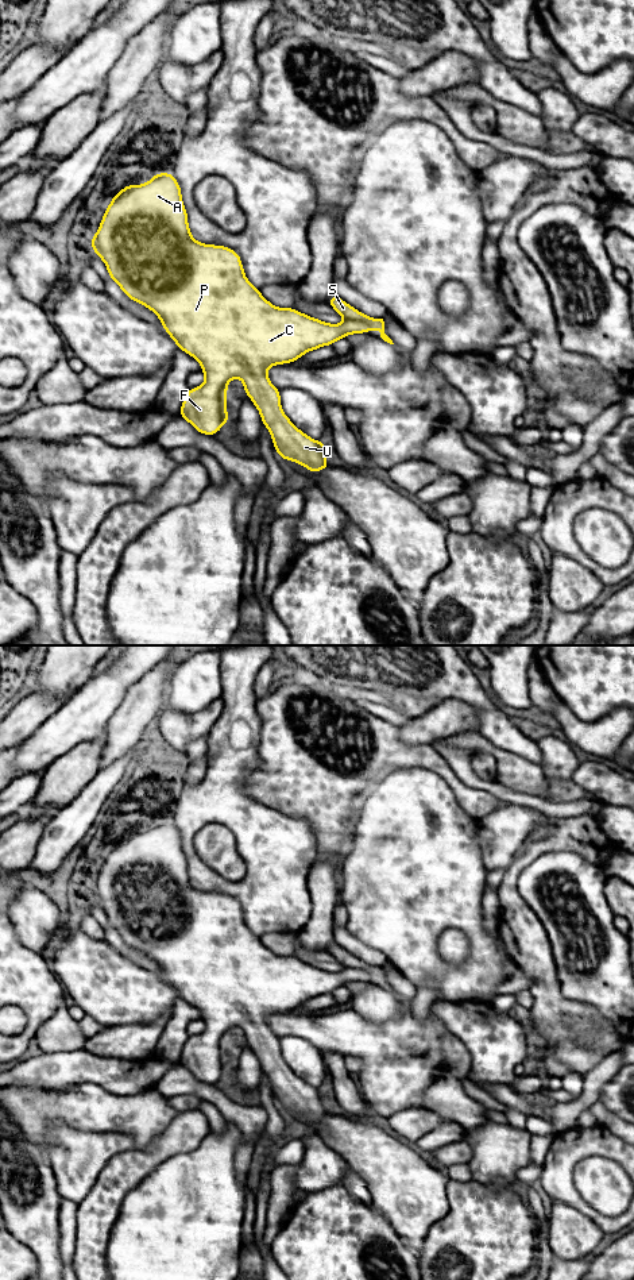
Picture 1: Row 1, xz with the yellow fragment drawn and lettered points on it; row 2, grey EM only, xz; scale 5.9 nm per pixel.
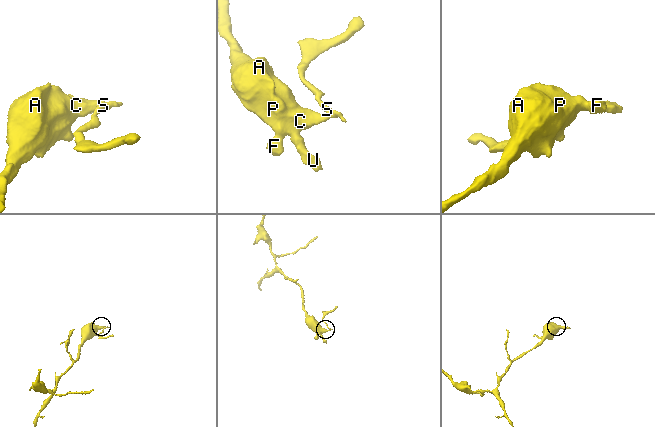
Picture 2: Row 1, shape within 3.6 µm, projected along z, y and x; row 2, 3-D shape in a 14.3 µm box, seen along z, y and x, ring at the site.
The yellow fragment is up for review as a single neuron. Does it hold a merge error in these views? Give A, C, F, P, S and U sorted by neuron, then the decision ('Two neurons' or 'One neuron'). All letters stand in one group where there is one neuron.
Groups: A C F P U / S. Two neurons

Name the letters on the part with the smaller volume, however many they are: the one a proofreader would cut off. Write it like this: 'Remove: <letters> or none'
Remove: S

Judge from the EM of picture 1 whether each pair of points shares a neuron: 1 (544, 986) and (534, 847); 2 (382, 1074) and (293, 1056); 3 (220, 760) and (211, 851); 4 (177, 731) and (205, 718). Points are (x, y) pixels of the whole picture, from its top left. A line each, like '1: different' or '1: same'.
1: same
2: different
3: different
4: same

